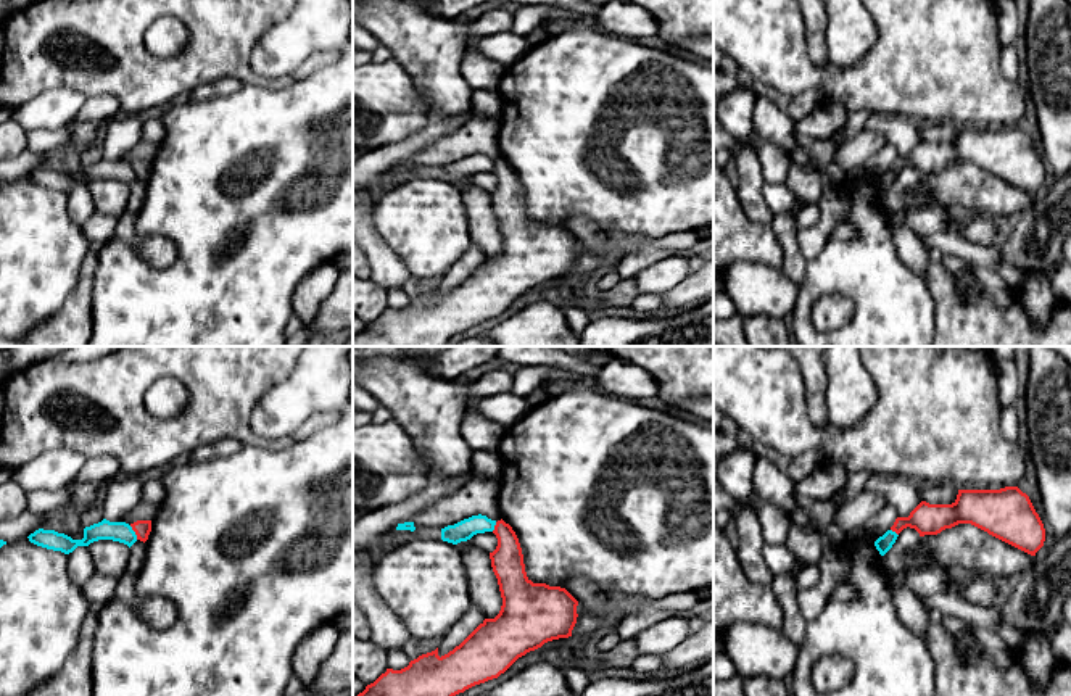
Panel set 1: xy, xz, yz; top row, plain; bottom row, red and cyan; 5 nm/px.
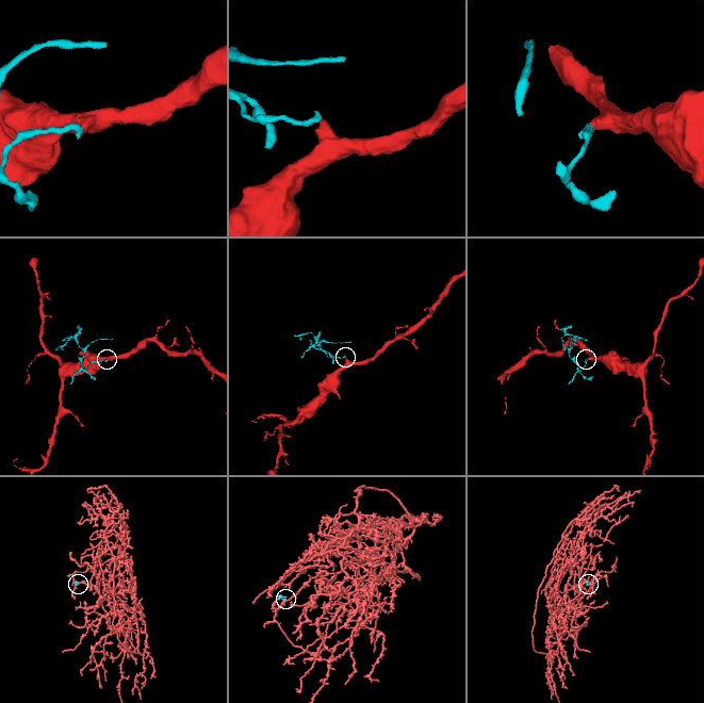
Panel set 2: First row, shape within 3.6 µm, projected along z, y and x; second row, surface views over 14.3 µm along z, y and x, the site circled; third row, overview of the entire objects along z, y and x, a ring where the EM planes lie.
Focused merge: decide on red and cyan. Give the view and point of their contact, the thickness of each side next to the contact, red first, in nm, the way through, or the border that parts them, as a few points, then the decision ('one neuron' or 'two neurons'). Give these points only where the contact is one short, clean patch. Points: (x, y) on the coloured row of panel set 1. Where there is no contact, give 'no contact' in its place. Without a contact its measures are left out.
xy (134, 530) | 90/100 nm | along xy (129, 526), (137, 538) | two neurons

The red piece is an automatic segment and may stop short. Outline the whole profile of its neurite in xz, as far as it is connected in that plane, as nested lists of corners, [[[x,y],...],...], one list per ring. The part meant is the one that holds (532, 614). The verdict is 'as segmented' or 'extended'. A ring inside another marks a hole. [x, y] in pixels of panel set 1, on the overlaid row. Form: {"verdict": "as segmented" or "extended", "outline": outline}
{"verdict": "as segmented", "outline": [[[502,519],[498,520],[493,533],[498,546],[490,553],[490,559],[502,598],[499,614],[494,619],[485,619],[459,646],[441,657],[436,648],[411,661],[401,670],[387,669],[358,696],[456,696],[475,685],[498,678],[519,657],[544,643],[572,636],[578,617],[578,601],[565,588],[533,583],[527,577],[519,538],[509,524]]]}

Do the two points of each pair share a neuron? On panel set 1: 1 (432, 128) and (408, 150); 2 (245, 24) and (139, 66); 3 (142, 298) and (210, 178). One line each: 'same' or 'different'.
1: same
2: same
3: same

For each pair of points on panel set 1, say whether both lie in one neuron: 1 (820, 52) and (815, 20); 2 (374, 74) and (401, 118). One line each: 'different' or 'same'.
1: same
2: same

